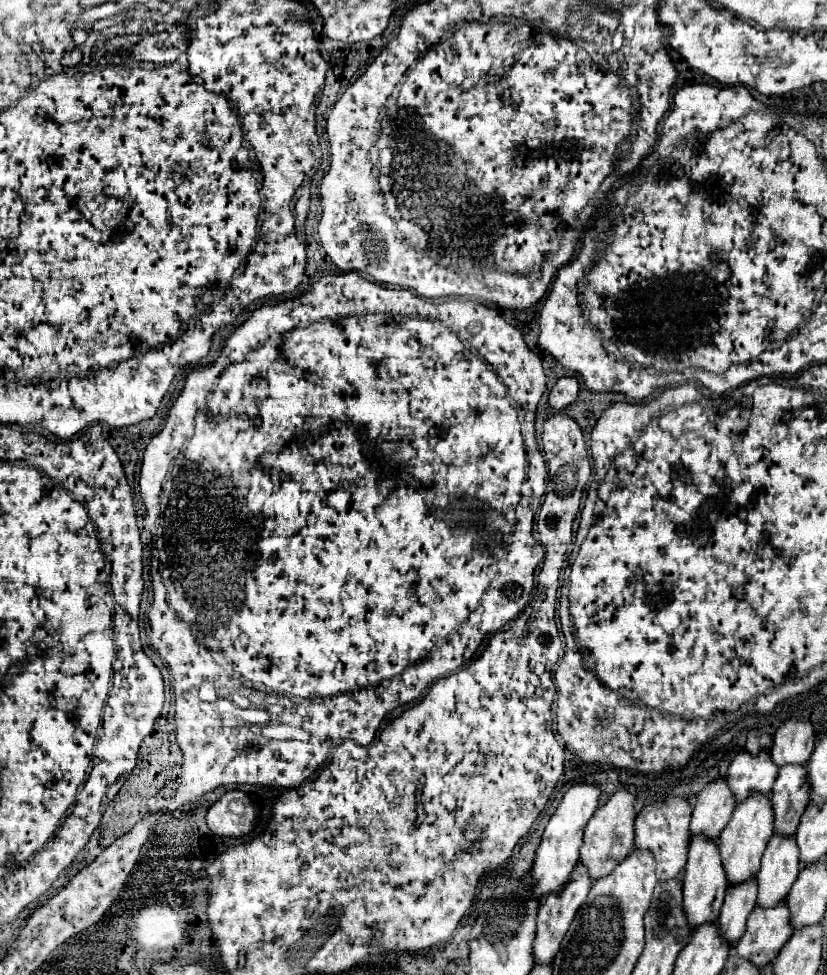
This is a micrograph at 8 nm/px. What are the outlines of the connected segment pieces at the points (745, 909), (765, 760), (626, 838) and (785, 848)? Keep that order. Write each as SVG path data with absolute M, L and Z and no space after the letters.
M756 876L752 880L744 880L744 884L730 884L726 892L726 900L720 910L720 932L734 946L736 940L746 930L748 914L756 906Z
M742 750L730 764L728 770L728 786L736 794L736 800L742 802L750 790L756 792L772 792L772 784L778 776L776 764L772 764L770 752L760 752L752 756L750 752Z
M618 790L614 792L606 804L602 804L596 810L596 816L586 826L584 832L584 844L580 848L580 862L588 868L590 878L598 880L600 876L608 876L608 872L614 870L616 864L620 864L628 852L634 848L634 820L636 820L636 810L634 810L636 798L630 790Z
M772 834L758 872L758 904L772 908L782 902L796 882L798 872L800 854L796 852L796 840L784 840L782 836Z

